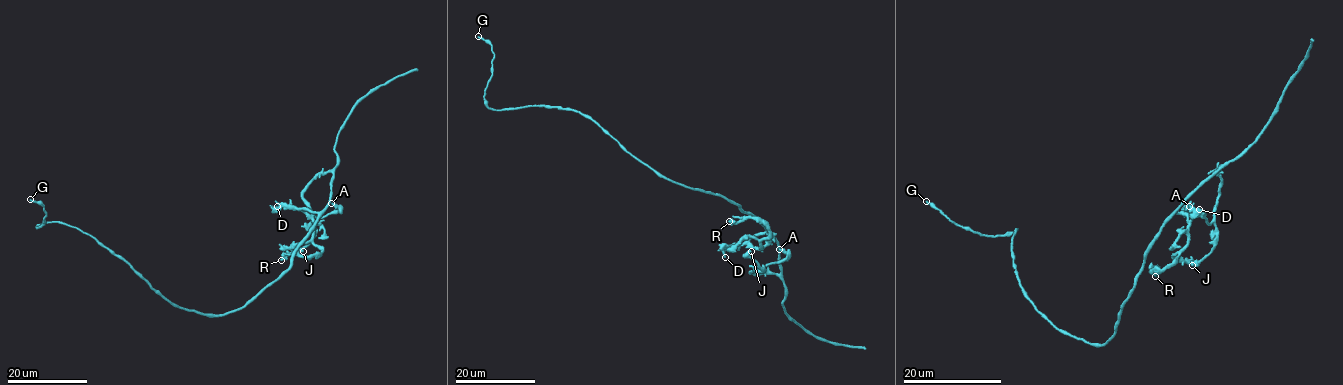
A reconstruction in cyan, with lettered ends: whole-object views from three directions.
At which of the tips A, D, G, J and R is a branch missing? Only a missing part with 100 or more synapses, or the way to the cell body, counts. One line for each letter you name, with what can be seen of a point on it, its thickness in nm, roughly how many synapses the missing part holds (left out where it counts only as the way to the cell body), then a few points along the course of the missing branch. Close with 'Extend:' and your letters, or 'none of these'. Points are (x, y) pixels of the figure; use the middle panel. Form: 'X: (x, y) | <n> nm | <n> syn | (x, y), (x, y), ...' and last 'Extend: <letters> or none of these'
Extend: none of these

